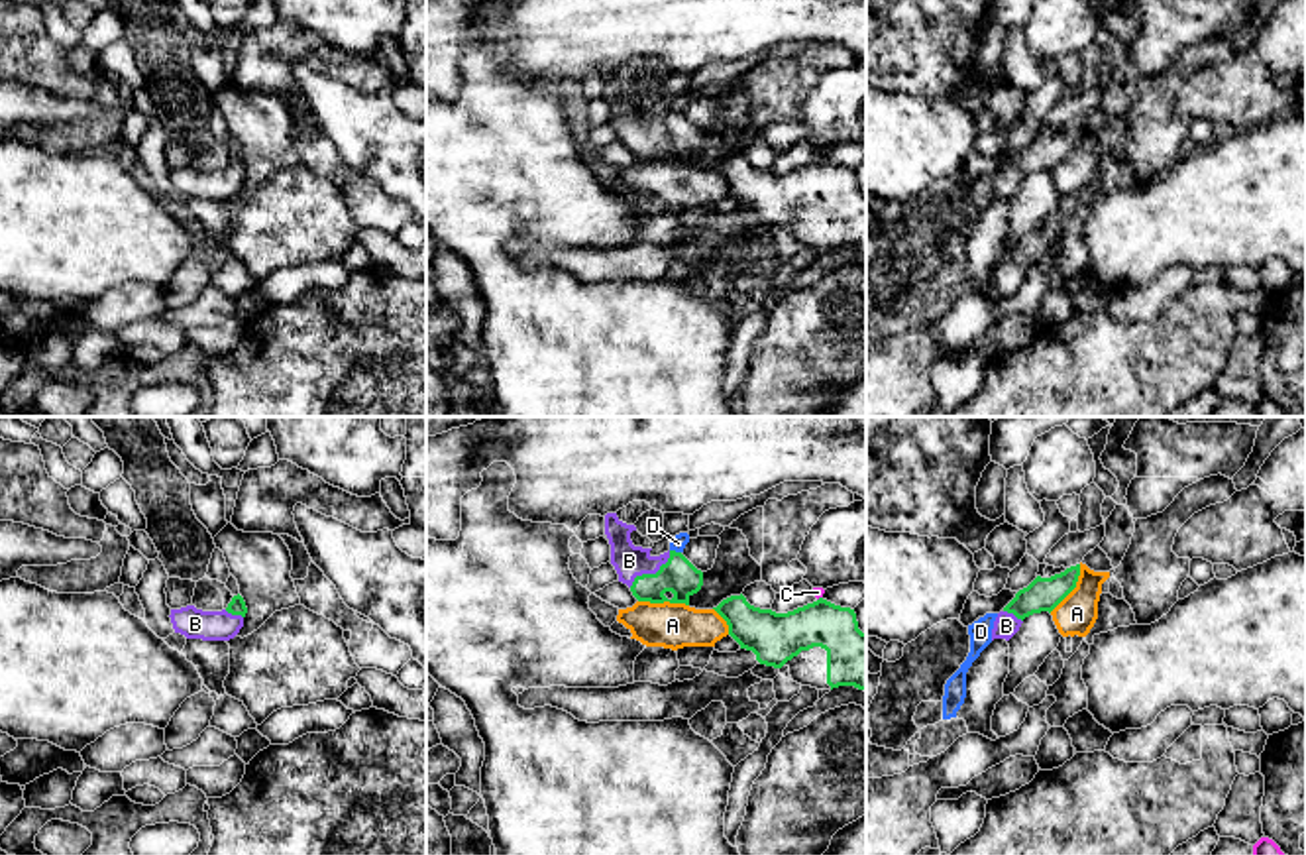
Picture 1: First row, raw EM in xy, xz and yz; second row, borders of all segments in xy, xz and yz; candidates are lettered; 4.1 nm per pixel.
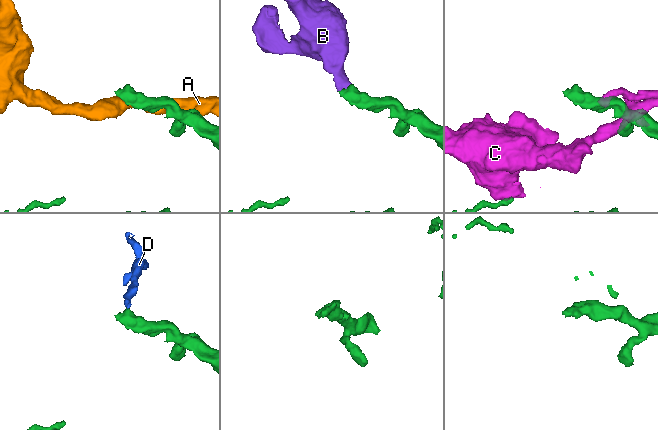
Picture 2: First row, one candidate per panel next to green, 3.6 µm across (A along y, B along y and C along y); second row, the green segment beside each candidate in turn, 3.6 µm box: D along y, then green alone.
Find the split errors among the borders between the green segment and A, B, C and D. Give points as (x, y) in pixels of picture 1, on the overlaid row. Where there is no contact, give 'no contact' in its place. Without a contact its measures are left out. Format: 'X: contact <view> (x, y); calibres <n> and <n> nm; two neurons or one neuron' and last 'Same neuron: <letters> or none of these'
A: contact xz (664, 600); calibres 150 and 190 nm; two neurons
B: contact xz (651, 574); calibres 150 and 140 nm; one neuron
C: contact xz (819, 598); calibres 200 and 40 nm; two neurons
D: contact xz (674, 551); calibres 150 and 70 nm; two neurons
Same neuron: B

